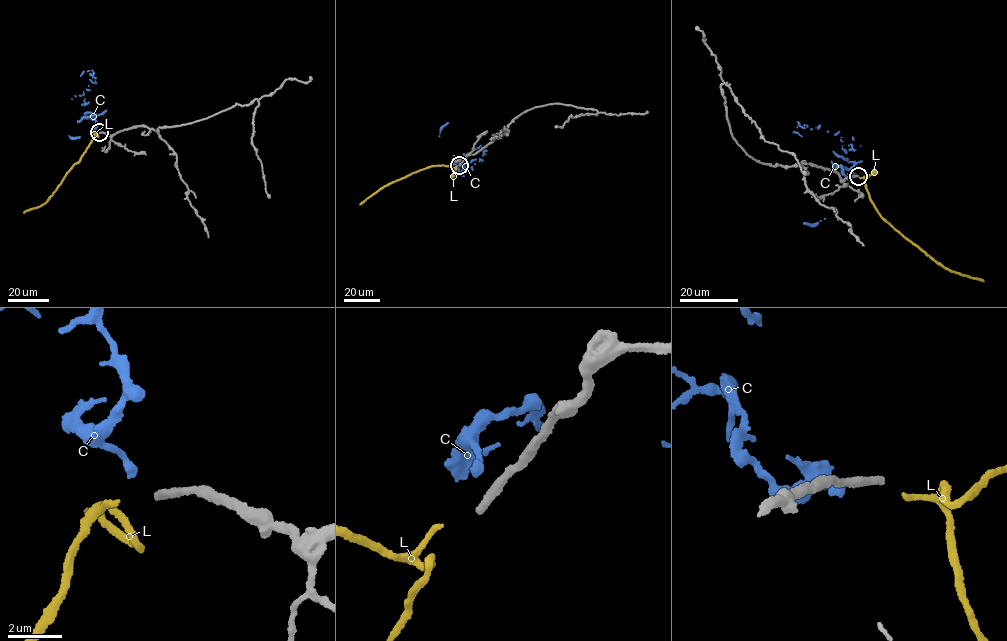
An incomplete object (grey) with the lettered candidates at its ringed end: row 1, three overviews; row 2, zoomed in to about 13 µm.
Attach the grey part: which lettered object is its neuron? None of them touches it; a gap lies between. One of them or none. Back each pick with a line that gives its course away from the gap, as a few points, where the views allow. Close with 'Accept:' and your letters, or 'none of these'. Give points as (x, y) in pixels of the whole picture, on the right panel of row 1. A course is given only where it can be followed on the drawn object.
Accept: none of these

